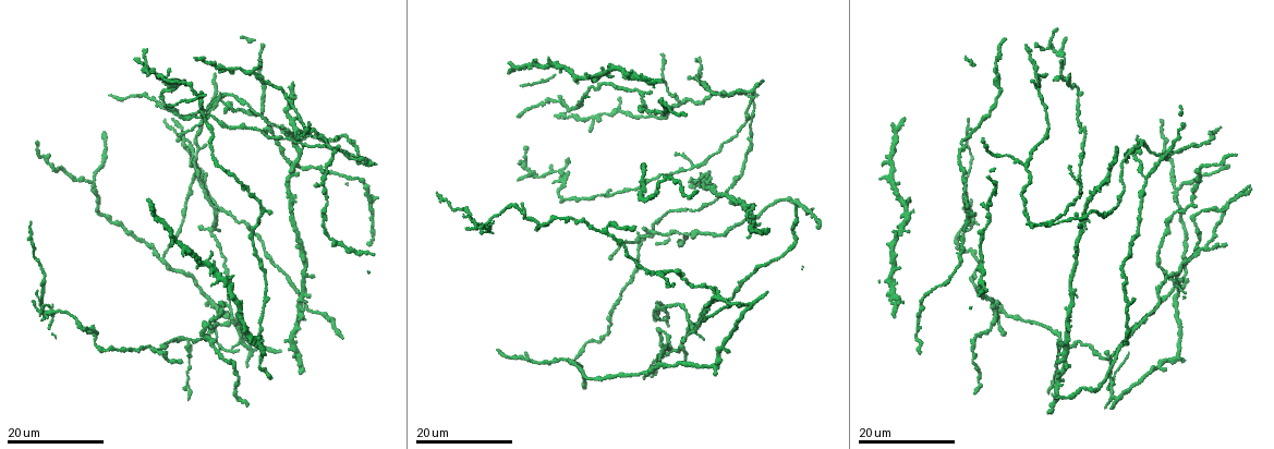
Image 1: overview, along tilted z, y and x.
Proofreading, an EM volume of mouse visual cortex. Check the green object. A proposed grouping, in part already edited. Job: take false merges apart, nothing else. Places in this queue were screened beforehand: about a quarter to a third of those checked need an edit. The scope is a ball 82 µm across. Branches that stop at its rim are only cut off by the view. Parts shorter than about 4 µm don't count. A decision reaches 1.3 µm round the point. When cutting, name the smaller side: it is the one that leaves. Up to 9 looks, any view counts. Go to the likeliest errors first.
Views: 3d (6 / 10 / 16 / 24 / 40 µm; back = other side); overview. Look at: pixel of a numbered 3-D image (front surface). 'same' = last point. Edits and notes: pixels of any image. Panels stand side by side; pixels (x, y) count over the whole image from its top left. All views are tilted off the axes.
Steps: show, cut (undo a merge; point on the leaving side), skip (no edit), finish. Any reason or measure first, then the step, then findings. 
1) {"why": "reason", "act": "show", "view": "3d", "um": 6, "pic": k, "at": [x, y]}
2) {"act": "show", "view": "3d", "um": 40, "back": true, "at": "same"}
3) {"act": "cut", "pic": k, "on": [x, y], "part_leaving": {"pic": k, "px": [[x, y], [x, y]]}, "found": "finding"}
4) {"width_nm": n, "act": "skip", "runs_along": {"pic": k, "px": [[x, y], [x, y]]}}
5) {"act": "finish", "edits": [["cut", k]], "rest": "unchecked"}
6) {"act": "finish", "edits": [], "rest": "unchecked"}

{"why": "four arms meet", "act": "show", "view": "3d", "um": 16, "pic": 1, "at": [183, 138]}

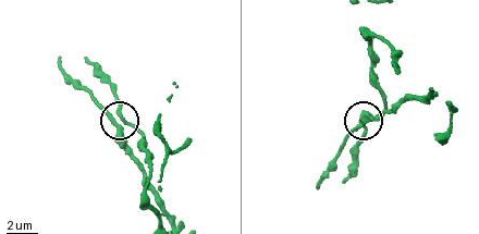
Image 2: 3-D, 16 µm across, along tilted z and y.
{"why": "closer look", "act": "show", "view": "3d", "um": 10, "pic": 2, "at": [116, 125]}

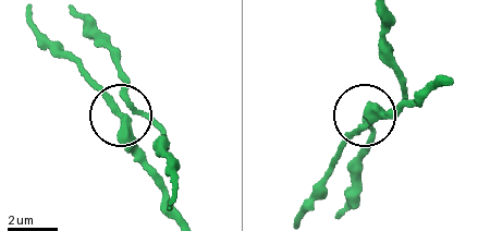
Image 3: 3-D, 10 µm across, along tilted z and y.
{"width_nm": 300, "act": "skip", "runs_along": {"pic": 3, "px": [[172, 190], [175, 170], [159, 130], [118, 116], [82, 68]]}, "found": "all the same neuron"}

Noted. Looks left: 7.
{"act": "show", "view": "3d", "um": 24, "pic": 1, "at": [219, 101]}

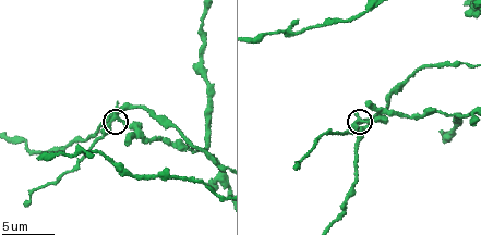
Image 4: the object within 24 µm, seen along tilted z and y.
{"act": "show", "view": "3d", "um": 6, "pic": 4, "at": [115, 116]}

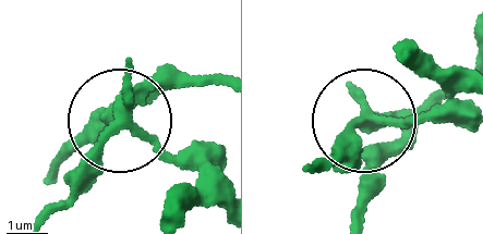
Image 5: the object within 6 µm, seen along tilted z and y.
{"side_arm_um": 63, "arms": 4, "act": "skip", "found": "continuous, no second neuron"}

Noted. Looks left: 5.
{"why": "small branch off a trunk", "act": "show", "view": "3d", "um": 16, "pic": 1, "at": [690, 166]}

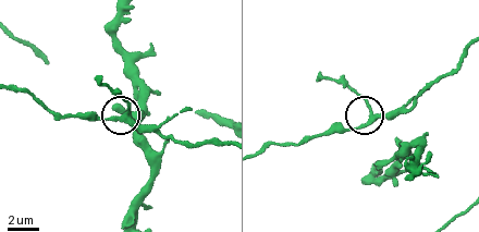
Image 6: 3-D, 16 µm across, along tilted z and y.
{"why": "zoom in", "act": "show", "view": "3d", "um": 6, "pic": 6, "at": [126, 113]}

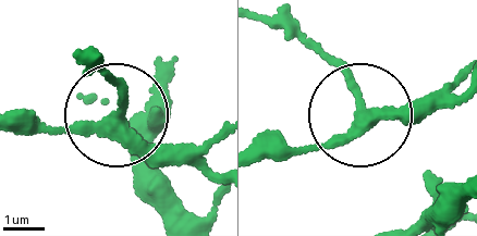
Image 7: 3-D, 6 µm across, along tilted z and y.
{"width_nm": 250, "act": "skip", "runs_along": {"pic": 7, "px": [[217, 173], [126, 125], [122, 81], [106, 67]]}, "found": "all the same neuron"}

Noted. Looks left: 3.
{"why": "a fork", "act": "show", "view": "3d", "um": 24, "pic": 1, "at": [242, 341]}

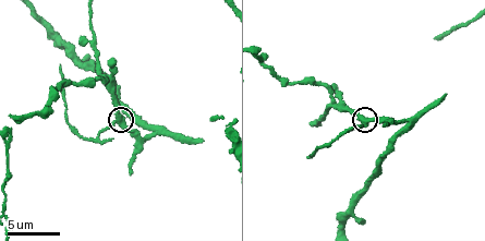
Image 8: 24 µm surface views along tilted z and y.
{"act": "show", "view": "3d", "um": 6, "pic": 8, "at": [364, 127]}

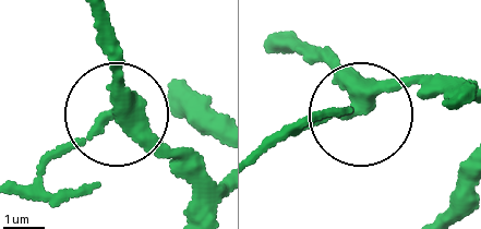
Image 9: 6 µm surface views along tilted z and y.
{"act": "cut", "pic": 9, "on": [69, 146], "part_leaving": {"pic": 9, "px": [[361, 101], [256, 155]]}, "found": "a second neuron is stuck on"}

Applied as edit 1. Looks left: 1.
{"act": "show", "view": "3d", "um": 6, "pic": 4, "at": [342, 210]}

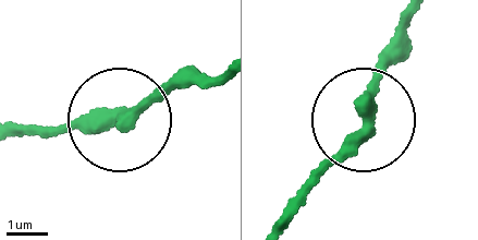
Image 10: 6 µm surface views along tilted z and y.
{"act": "skip", "found": "all the same neuron"}

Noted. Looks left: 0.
{"act": "finish", "edits": [["cut", 9]], "rest": "unchecked"}

